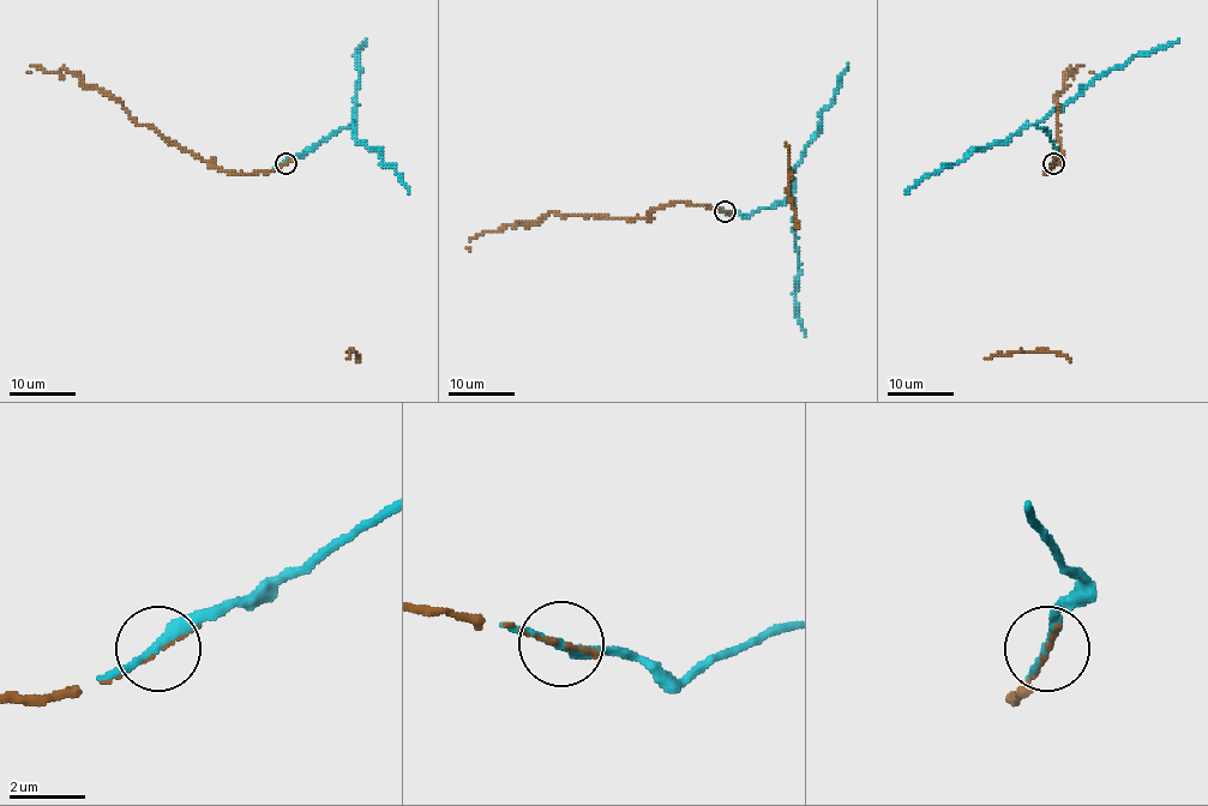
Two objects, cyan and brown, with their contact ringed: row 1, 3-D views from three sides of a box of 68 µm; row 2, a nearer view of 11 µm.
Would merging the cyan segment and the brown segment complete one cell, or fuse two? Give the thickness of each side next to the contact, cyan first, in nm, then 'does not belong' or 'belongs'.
240 nm thick on the cyan side, 100 nm on the other; belongs

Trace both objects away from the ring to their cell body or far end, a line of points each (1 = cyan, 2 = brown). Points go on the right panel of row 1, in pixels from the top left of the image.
1: (1052, 163), (1059, 151), (1038, 122), (1109, 70), (1123, 67), (1135, 56), (1179, 40)
2: (1052, 163), (1063, 151), (1055, 101), (1063, 80), (1069, 67), (1092, 71)

